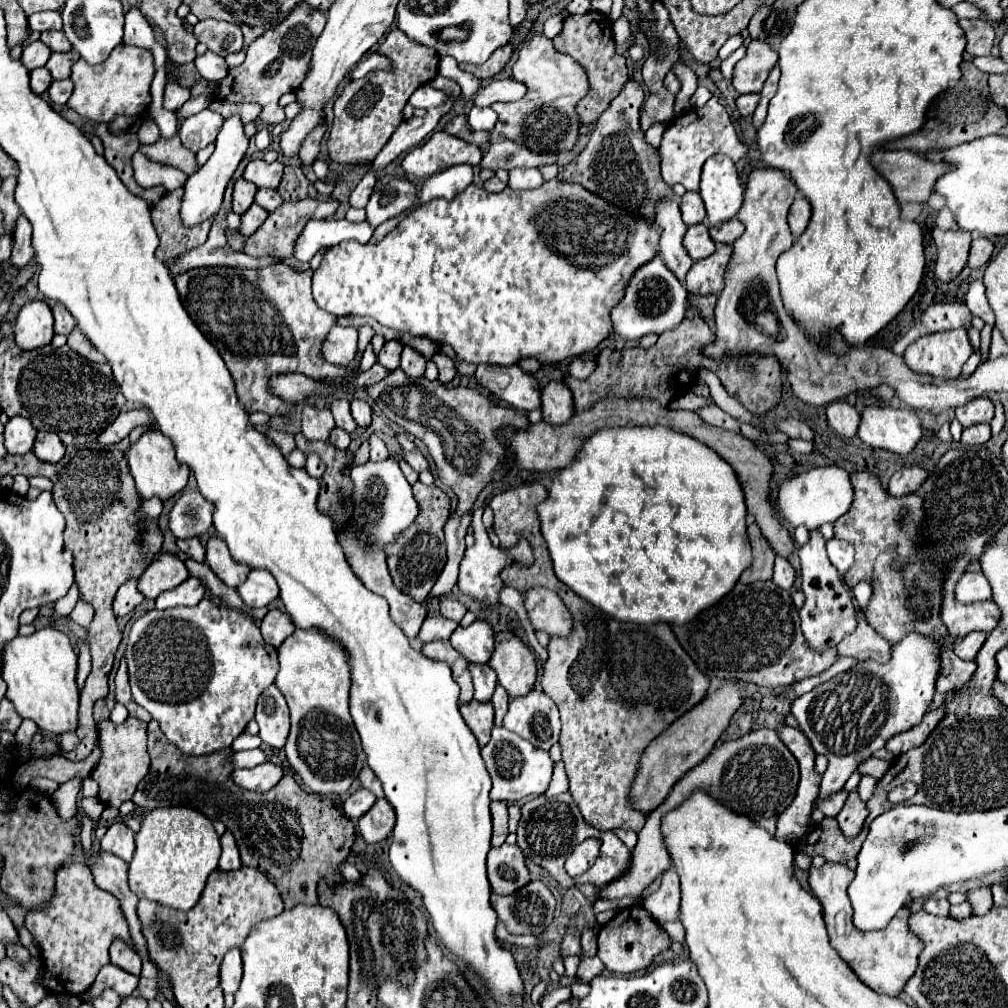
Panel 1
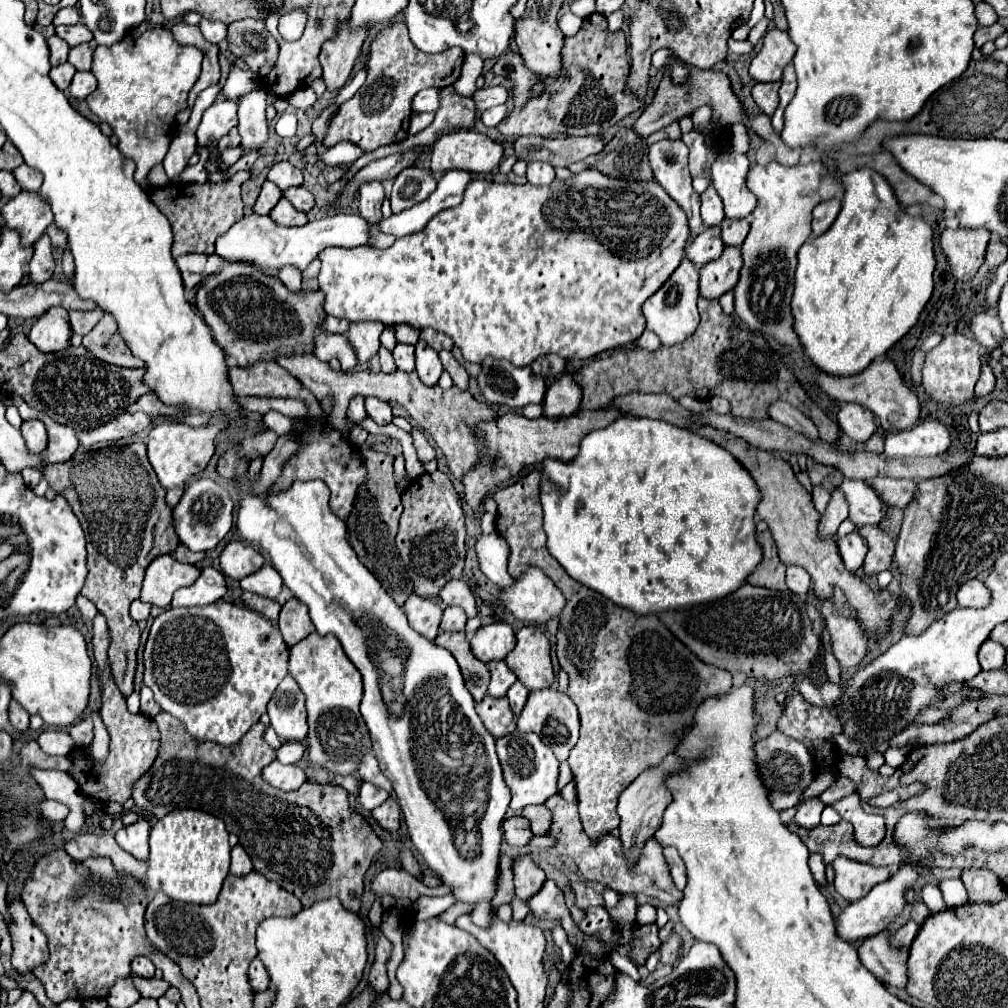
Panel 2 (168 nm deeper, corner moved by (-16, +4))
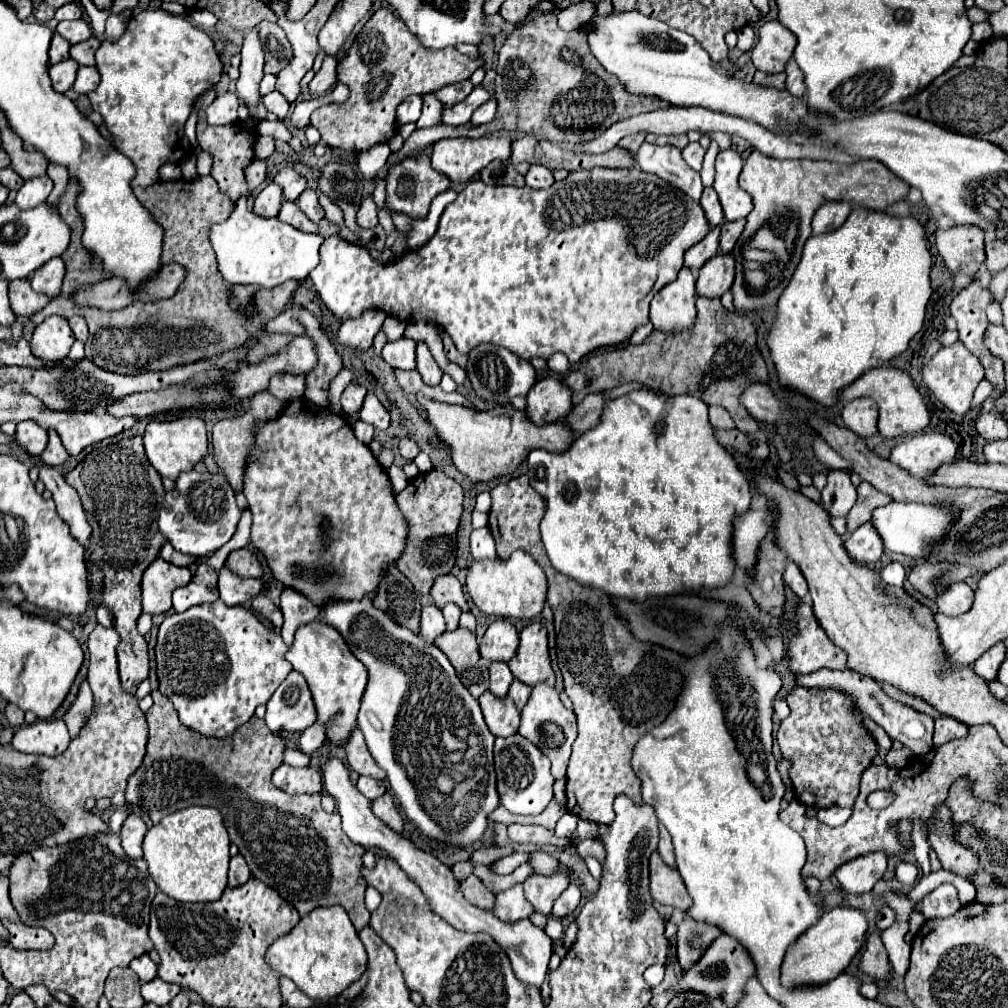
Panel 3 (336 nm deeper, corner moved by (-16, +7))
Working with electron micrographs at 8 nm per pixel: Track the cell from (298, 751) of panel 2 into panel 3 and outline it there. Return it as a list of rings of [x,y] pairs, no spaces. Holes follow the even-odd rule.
[[[318,722],[312,724],[310,728],[306,728],[300,736],[300,750],[304,754],[312,754],[322,744],[324,744],[324,726],[318,724]]]

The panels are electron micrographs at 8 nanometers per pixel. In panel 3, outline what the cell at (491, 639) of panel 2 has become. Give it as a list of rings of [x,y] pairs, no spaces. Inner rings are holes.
[[[504,618],[492,622],[480,642],[480,656],[488,662],[508,662],[518,650],[518,630]]]

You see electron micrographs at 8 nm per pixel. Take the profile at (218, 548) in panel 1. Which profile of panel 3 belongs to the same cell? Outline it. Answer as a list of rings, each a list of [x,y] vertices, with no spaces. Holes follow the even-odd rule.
[[[246,548],[230,552],[226,558],[226,566],[242,578],[260,578],[262,576],[262,566],[260,566],[256,554]]]

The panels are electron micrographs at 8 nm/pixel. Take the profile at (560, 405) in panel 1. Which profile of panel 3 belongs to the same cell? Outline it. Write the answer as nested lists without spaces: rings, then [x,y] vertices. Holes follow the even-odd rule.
[[[556,378],[538,380],[526,396],[528,418],[544,426],[544,422],[556,422],[570,414],[572,410],[572,390]]]

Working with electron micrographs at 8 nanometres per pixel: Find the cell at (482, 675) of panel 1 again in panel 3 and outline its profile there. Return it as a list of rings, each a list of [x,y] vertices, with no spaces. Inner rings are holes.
[[[492,662],[490,664],[490,692],[504,698],[512,684],[514,676],[506,662]]]

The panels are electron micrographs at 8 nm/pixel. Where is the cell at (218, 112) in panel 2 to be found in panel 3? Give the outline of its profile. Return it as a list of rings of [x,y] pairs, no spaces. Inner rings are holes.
[[[226,92],[222,96],[216,96],[216,100],[206,108],[208,124],[212,126],[228,126],[238,122],[238,96],[232,92]]]

